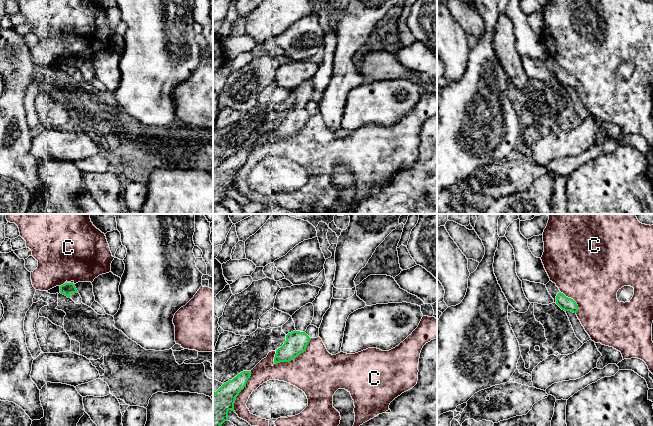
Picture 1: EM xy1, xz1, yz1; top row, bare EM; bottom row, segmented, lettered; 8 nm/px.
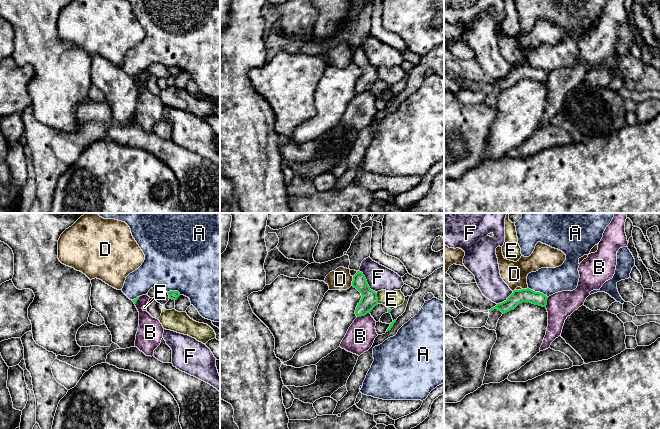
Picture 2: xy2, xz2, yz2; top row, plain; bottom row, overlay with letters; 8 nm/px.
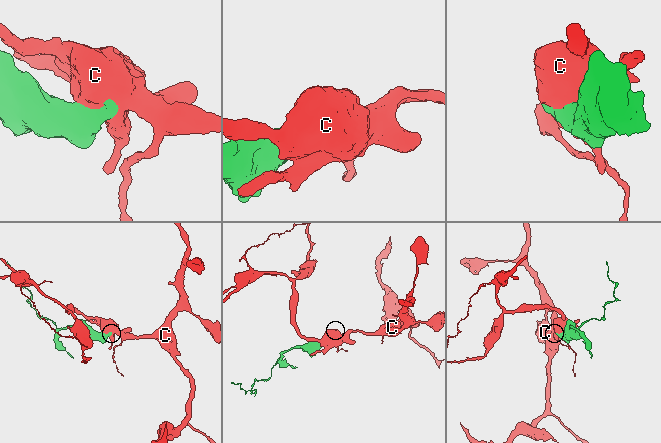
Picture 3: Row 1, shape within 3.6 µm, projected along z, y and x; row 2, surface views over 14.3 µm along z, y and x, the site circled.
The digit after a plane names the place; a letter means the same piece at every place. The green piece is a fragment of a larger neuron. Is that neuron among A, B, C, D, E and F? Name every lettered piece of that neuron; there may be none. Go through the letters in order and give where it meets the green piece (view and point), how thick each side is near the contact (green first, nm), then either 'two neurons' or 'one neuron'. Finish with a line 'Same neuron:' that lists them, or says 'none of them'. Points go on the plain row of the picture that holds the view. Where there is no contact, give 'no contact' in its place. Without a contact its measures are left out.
A: yz2 (538, 68) | 110/220 nm | two neurons
B: xz2 (363, 91) | 140/220 nm | two neurons
C: xz1 (294, 134) | 180/380 nm | two neurons
D: xz2 (352, 57) | 140/170 nm | two neurons
E: xz2 (377, 74) | 140/140 nm | two neurons
F: xz2 (366, 58) | 140/200 nm | two neurons
Same neuron: none of them

